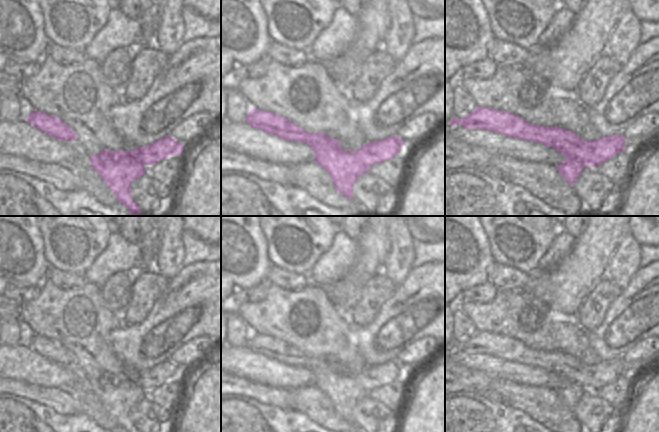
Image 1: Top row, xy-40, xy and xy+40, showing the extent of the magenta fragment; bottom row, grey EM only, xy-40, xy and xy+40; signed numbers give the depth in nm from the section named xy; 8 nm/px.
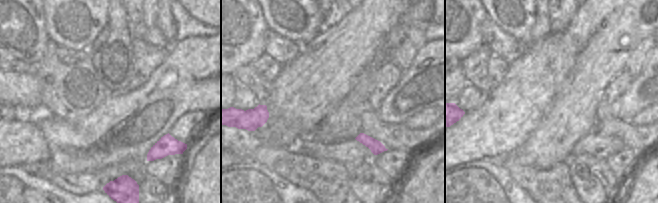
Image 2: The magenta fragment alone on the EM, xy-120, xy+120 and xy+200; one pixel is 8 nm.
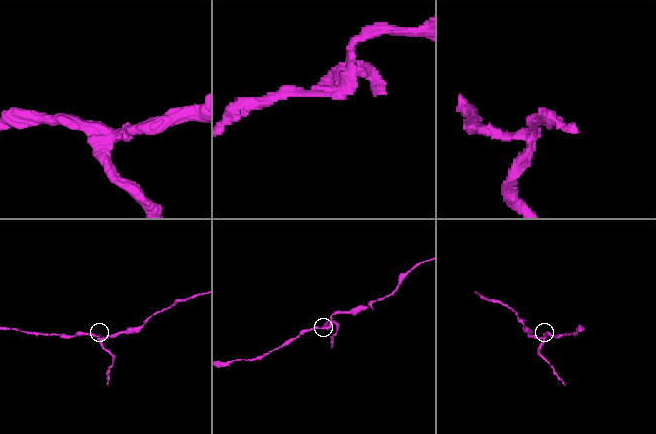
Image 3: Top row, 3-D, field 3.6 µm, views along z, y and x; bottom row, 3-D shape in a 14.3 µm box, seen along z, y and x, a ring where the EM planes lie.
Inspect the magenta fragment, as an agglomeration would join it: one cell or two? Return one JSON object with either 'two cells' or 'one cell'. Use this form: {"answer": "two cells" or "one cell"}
{"answer": "two cells"}

